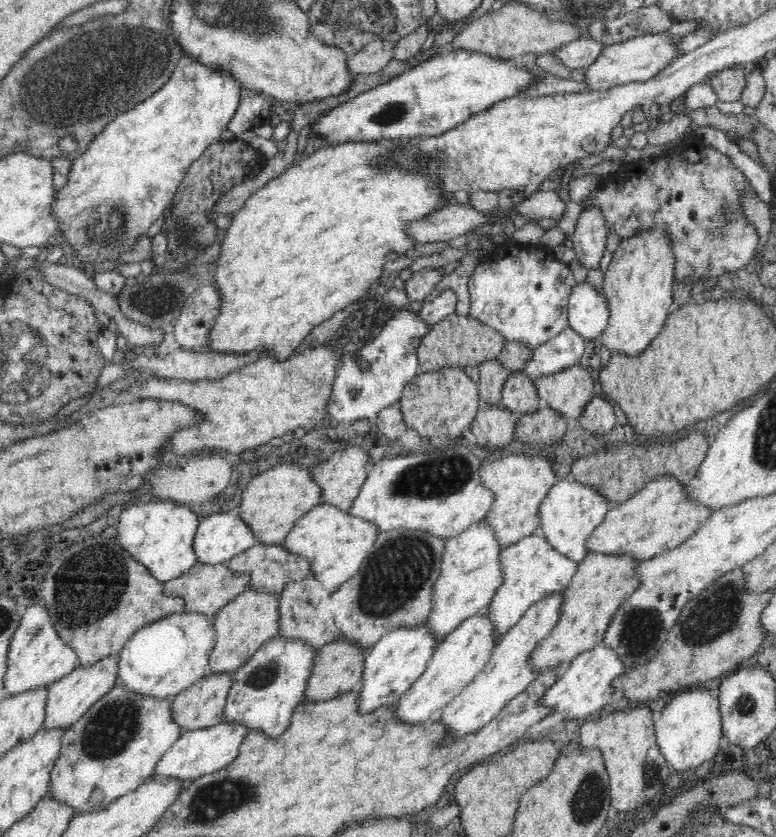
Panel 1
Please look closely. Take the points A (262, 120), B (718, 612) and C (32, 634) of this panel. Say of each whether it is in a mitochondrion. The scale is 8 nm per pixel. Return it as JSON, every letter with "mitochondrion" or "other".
{"A":"other","B":"mitochondrion","C":"mitochondrion"}

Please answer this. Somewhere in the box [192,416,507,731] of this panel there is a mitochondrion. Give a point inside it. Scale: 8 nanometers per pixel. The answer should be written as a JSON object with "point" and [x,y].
{"point":[398,571]}

